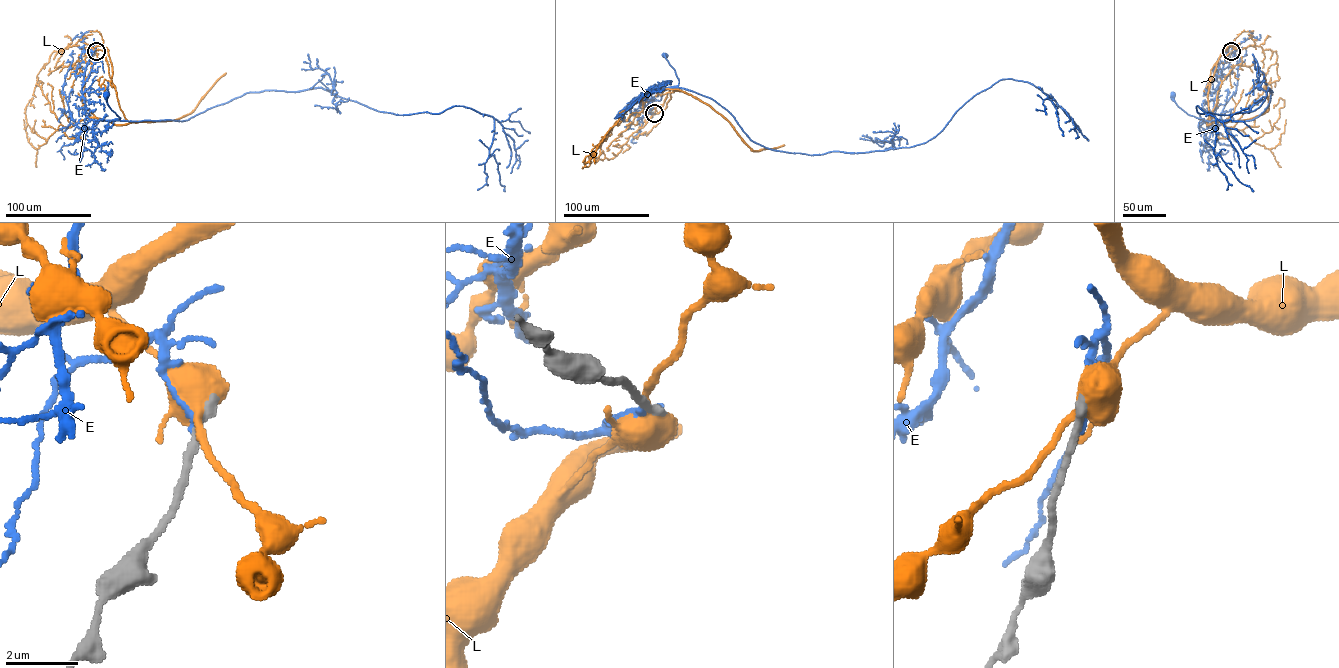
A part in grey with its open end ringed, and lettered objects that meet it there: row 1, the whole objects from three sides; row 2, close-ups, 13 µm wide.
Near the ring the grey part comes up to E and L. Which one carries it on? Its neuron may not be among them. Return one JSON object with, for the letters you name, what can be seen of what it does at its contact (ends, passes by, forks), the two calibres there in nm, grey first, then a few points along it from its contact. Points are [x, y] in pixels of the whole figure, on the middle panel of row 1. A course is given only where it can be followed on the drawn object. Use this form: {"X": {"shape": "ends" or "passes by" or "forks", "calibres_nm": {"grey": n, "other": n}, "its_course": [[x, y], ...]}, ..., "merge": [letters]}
{"L": {"shape": "forks", "calibres_nm": {"grey": 280, "other": 400}, "its_course": [[654, 113], [666, 107], [675, 90], [688, 94], [662, 89], [636, 101], [586, 156], [584, 167], [593, 156]]}, "merge": ["L"]}

